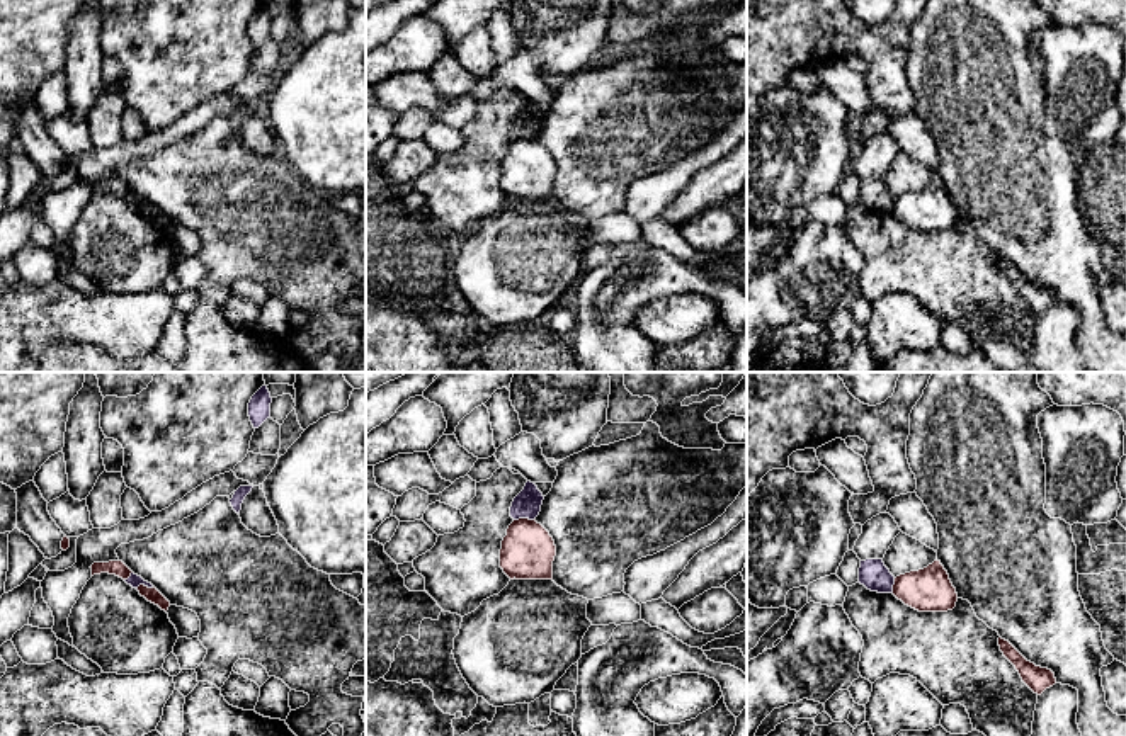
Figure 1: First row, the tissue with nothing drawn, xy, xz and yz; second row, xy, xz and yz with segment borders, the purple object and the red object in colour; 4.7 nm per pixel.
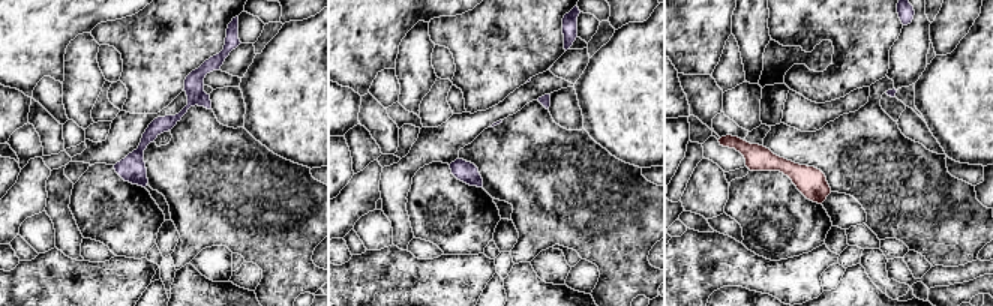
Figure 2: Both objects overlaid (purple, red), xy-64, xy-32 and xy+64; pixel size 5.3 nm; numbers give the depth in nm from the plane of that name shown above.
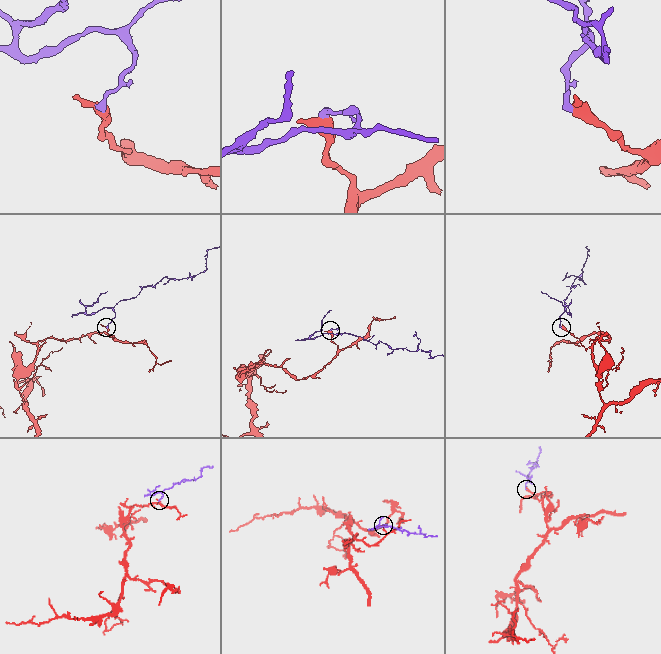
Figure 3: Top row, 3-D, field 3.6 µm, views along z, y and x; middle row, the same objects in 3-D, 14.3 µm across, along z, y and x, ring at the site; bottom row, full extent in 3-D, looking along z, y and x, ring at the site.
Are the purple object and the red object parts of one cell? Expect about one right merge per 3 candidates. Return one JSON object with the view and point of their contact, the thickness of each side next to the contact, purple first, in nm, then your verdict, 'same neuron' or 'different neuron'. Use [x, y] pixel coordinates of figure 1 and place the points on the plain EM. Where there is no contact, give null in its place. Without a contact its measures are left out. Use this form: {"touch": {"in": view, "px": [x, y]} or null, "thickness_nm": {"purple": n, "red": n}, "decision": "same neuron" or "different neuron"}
{"touch": {"in": "xz", "px": [524, 136]}, "thickness_nm": {"purple": 130, "red": 260}, "decision": "different neuron"}

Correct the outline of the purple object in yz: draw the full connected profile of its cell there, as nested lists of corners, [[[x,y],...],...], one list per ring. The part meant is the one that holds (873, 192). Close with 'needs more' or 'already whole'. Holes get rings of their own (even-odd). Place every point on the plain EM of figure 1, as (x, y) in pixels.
[[[883,178],[861,180],[859,201],[871,211],[893,212],[895,195],[884,185]]]; already whole

